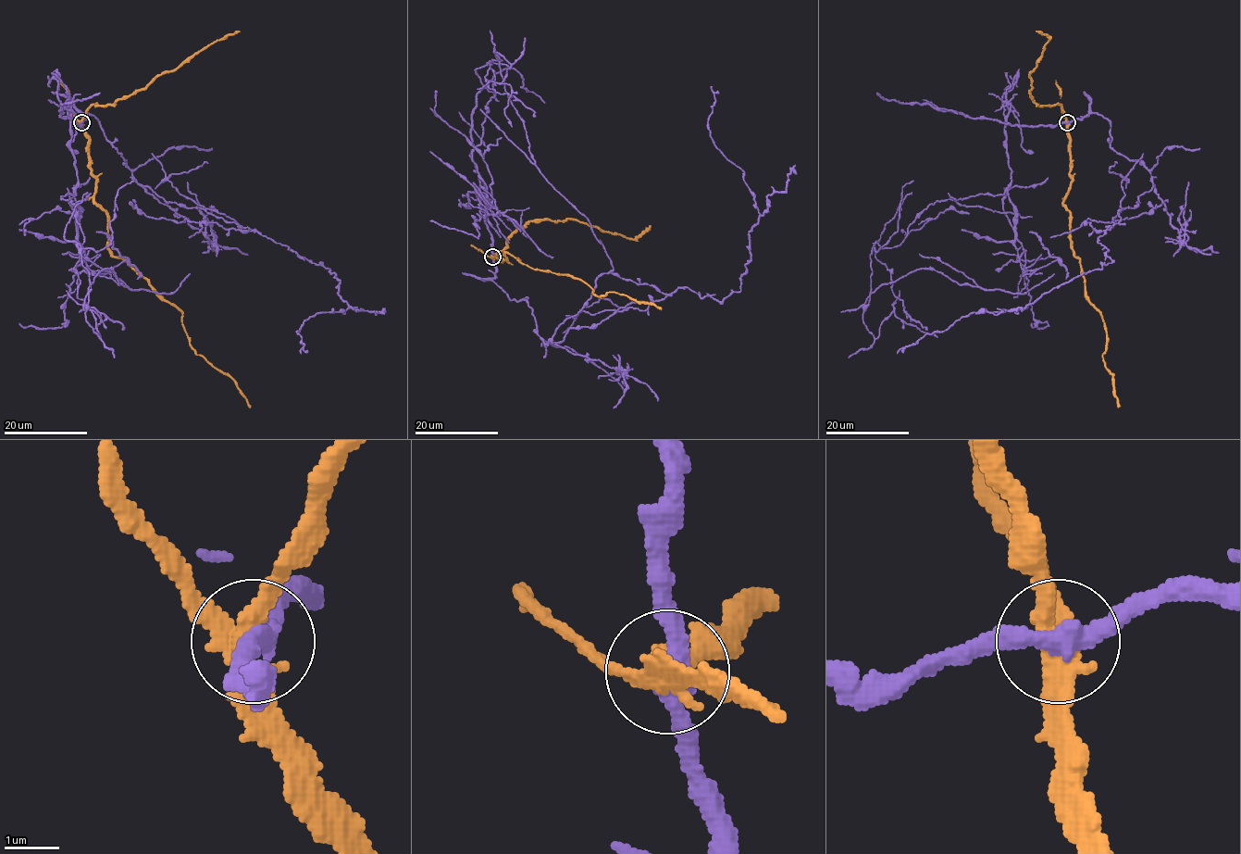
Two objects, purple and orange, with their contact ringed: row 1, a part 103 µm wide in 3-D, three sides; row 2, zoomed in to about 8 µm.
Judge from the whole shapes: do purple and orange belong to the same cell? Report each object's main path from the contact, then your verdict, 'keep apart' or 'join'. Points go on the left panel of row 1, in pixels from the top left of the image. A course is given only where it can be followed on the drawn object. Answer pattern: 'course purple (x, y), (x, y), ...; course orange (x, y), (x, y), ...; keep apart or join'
course purple (81, 123), (93, 115), (132, 178), (159, 197), (254, 229), (335, 275), (348, 307), (303, 322), (301, 354); course orange (81, 123), (88, 140), (95, 203), (106, 214), (108, 250), (181, 312), (190, 347), (228, 374), (251, 407); keep apart

